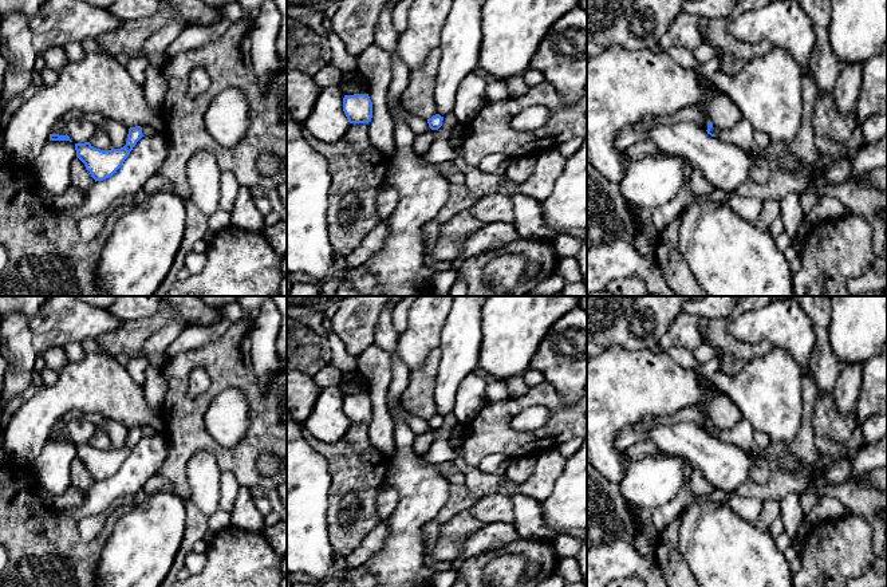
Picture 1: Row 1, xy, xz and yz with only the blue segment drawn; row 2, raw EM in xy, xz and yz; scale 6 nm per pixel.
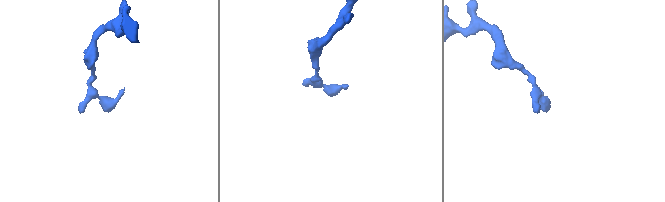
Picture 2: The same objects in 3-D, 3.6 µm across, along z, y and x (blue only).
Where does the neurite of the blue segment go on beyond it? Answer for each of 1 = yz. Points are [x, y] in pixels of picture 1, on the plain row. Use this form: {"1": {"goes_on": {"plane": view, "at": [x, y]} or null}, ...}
{"1": {"goes_on": null}}

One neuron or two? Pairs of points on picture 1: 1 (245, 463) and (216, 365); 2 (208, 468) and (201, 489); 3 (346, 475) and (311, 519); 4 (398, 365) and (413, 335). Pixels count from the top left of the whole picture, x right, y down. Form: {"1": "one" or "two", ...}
{"1": "one", "2": "one", "3": "two", "4": "two"}

